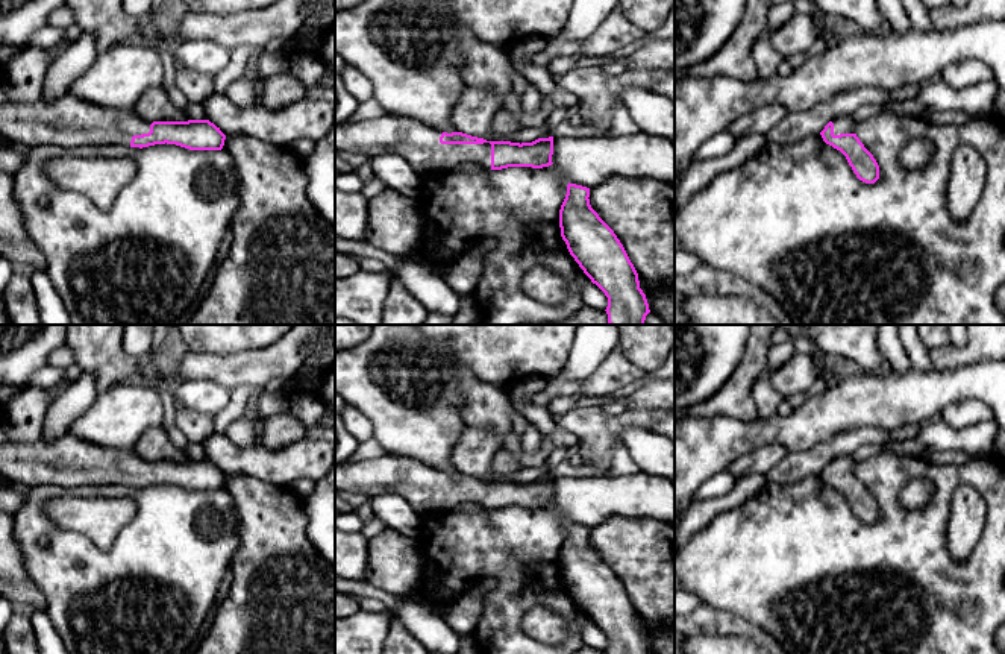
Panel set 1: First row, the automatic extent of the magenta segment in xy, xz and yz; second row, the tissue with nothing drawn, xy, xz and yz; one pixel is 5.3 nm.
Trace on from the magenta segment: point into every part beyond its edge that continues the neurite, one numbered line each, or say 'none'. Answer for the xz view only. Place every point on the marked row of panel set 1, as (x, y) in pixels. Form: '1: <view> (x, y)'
1: xz (419, 144)

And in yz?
1: yz (843, 123)

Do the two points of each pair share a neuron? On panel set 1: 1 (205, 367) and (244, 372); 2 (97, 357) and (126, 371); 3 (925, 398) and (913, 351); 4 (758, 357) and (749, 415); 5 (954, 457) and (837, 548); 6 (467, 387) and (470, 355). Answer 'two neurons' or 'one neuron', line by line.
1: one neuron
2: one neuron
3: two neurons
4: one neuron
5: two neurons
6: two neurons

